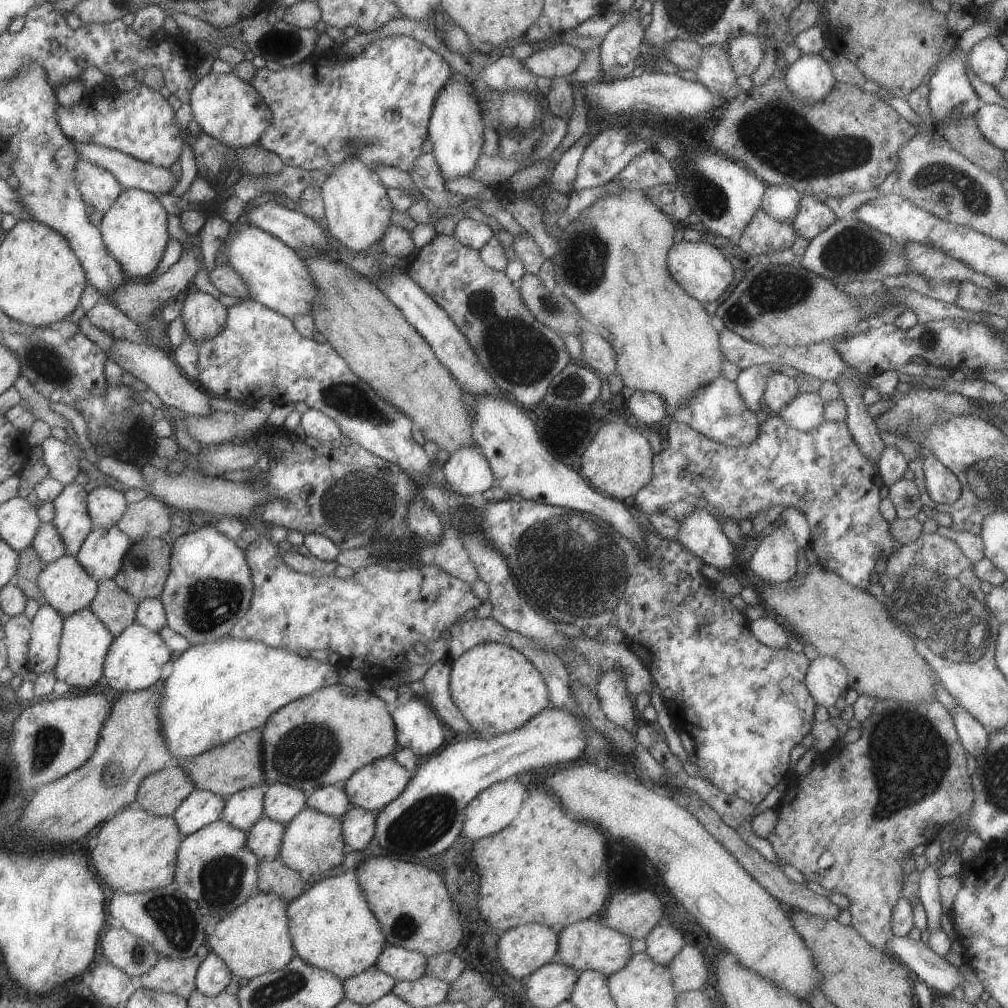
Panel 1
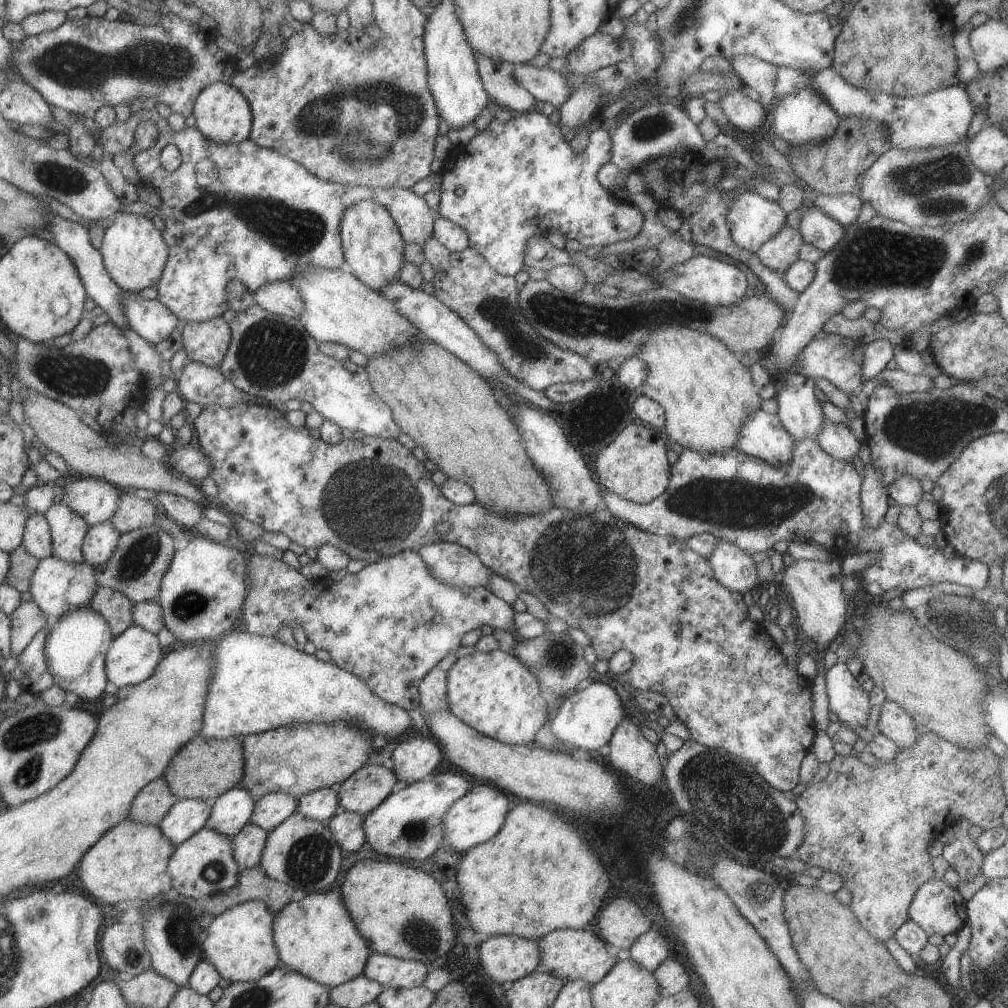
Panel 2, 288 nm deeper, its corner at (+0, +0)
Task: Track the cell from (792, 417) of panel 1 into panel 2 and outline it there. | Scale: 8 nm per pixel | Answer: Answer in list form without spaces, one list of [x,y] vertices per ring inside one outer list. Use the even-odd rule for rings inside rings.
[[[821,416],[821,424],[815,430],[815,442],[819,444],[819,448],[825,454],[829,454],[831,458],[837,458],[837,460],[851,462],[851,458],[855,454],[859,454],[859,442],[847,430],[847,426],[829,422],[825,416]]]

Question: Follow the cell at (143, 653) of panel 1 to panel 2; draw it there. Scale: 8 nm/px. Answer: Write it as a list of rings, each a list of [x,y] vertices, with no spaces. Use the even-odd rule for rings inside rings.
[[[129,626],[125,632],[121,632],[109,646],[107,650],[107,656],[105,656],[105,674],[107,674],[107,682],[113,682],[117,688],[123,688],[123,686],[137,686],[139,682],[147,680],[157,664],[161,662],[163,658],[163,652],[161,652],[161,644],[159,644],[159,638],[157,634],[153,632],[147,632],[143,630],[141,626]]]

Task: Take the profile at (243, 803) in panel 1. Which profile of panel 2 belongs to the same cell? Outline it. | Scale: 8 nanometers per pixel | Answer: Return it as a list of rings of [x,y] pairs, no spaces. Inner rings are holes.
[[[235,786],[211,802],[211,814],[207,818],[205,830],[217,830],[223,836],[233,838],[247,822],[251,822],[253,810],[255,800],[249,790]]]

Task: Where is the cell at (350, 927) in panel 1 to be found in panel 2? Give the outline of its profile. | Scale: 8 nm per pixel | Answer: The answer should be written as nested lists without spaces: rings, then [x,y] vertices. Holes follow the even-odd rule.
[[[341,890],[305,894],[299,902],[287,904],[283,910],[273,914],[273,942],[281,964],[289,966],[297,974],[303,974],[323,986],[335,988],[363,974],[371,950],[367,940],[359,934],[351,920]]]

